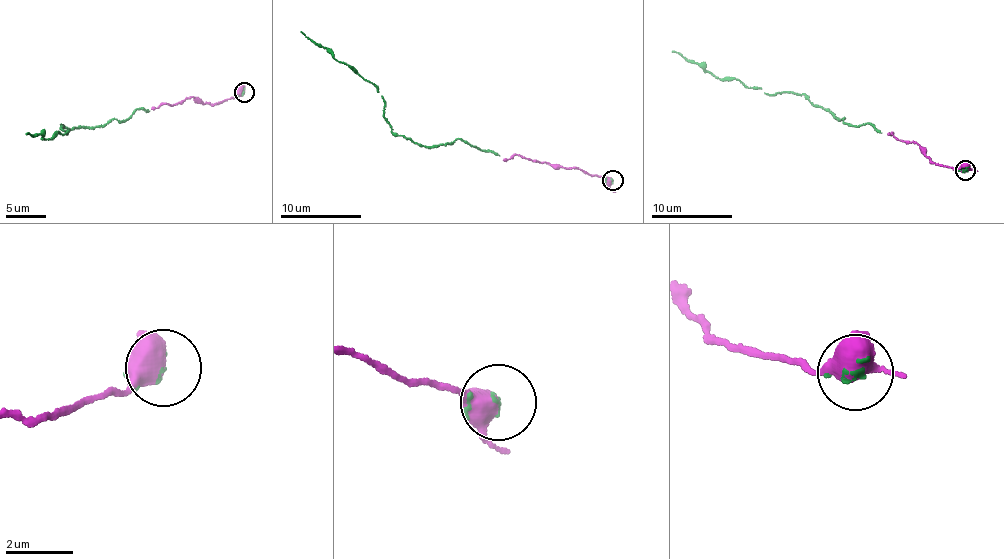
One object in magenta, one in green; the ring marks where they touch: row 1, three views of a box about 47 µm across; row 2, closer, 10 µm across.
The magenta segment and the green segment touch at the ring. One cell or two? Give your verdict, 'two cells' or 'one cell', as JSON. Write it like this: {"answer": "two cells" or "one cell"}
{"answer": "one cell"}

